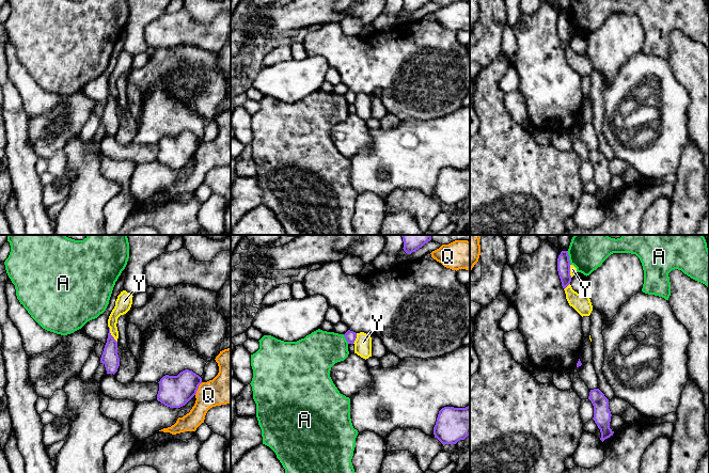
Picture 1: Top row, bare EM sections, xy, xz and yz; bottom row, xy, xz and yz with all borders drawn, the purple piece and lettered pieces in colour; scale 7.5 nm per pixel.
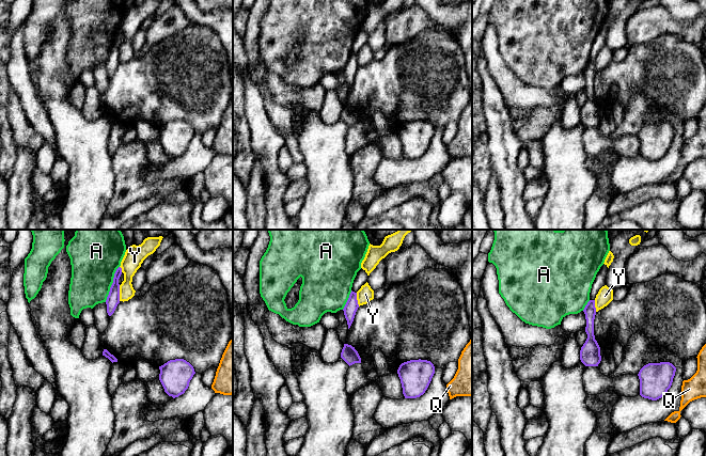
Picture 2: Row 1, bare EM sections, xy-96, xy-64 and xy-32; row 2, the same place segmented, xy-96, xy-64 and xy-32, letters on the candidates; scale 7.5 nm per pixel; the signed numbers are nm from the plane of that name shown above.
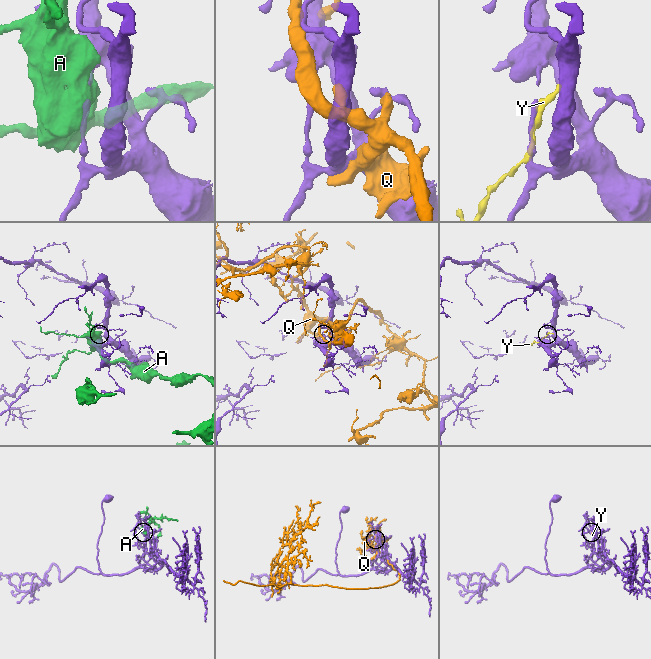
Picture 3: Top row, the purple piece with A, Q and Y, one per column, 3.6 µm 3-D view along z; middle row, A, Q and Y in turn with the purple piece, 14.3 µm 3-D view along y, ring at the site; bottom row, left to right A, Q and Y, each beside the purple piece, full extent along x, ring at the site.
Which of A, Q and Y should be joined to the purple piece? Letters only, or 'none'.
none

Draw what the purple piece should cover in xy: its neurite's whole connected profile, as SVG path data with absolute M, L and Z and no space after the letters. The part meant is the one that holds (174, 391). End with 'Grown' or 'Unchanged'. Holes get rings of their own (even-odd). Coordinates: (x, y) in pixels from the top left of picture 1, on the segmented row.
M185 369L177 376L163 376L158 383L157 400L170 408L180 408L196 394L202 378Z. Unchanged

